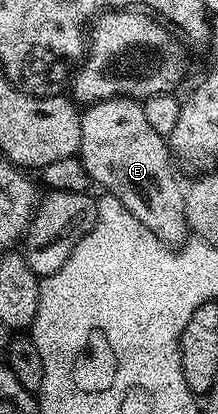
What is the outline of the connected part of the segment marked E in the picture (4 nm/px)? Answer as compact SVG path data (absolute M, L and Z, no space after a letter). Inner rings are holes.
M110 97L107 101L96 101L85 106L82 113L82 130L80 131L80 147L78 148L80 160L88 171L91 182L95 186L103 185L103 190L109 191L148 231L152 231L171 247L186 244L188 230L186 216L184 215L183 182L178 182L174 174L176 162L170 152L167 138L156 135L155 129L148 124L148 115L144 115L142 101L132 97Z

